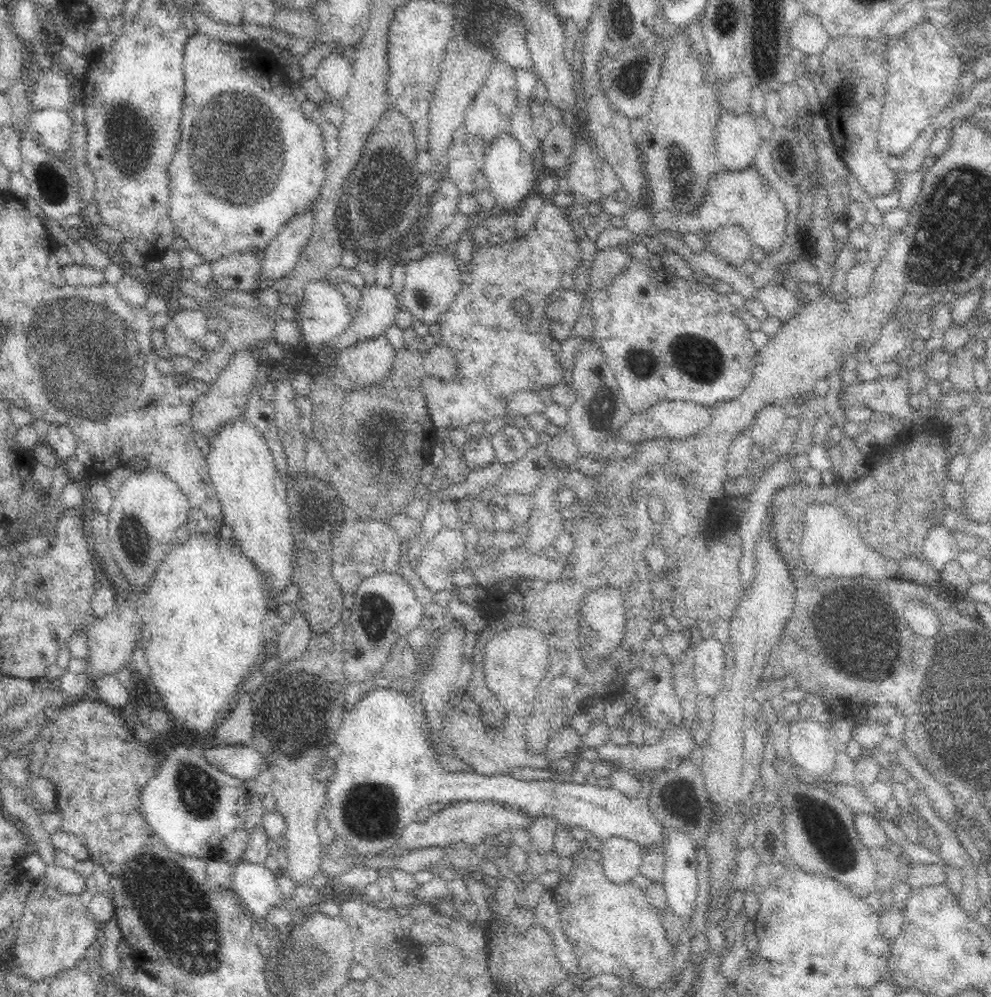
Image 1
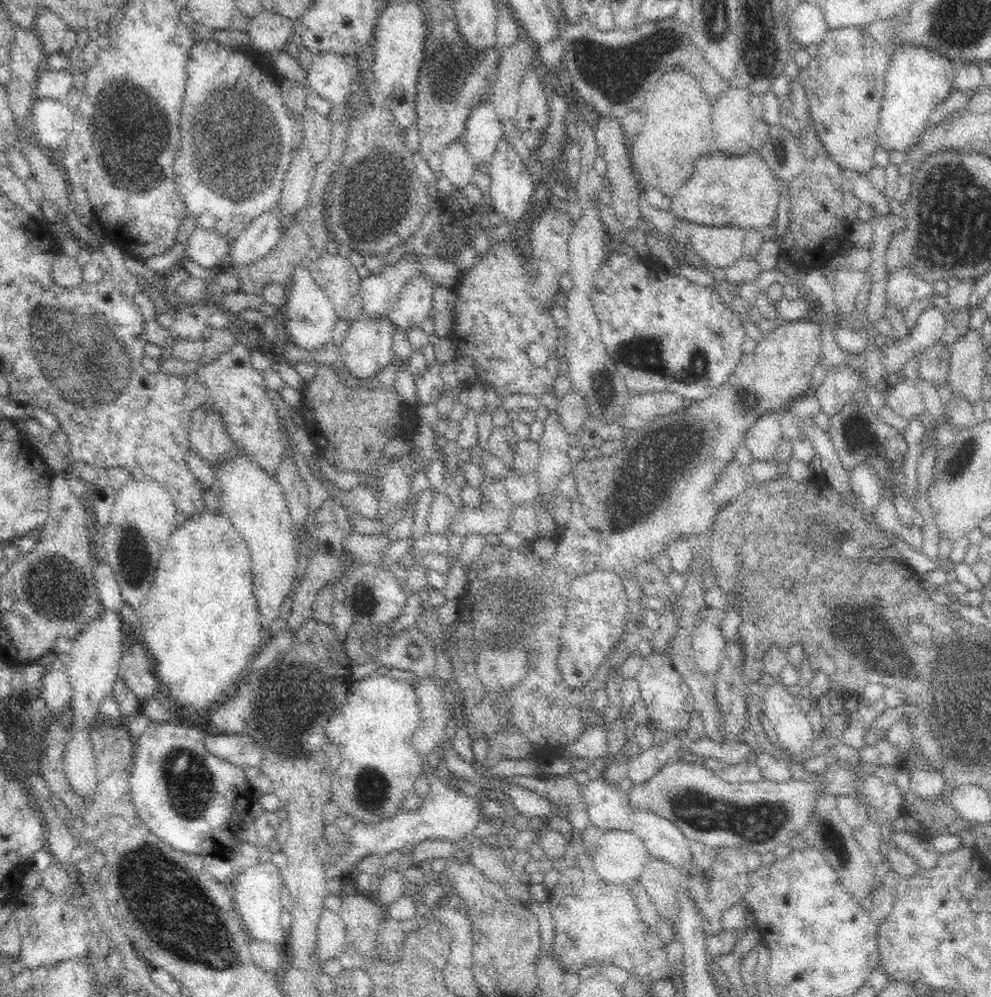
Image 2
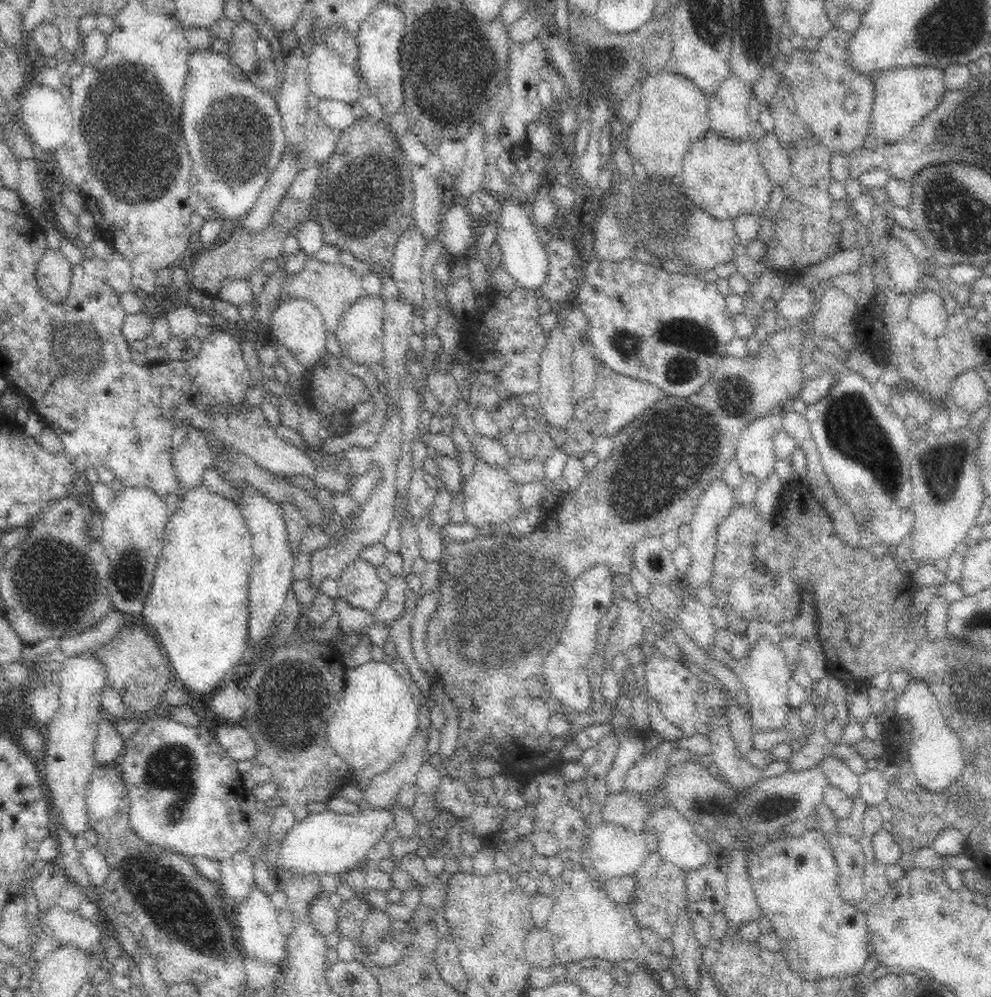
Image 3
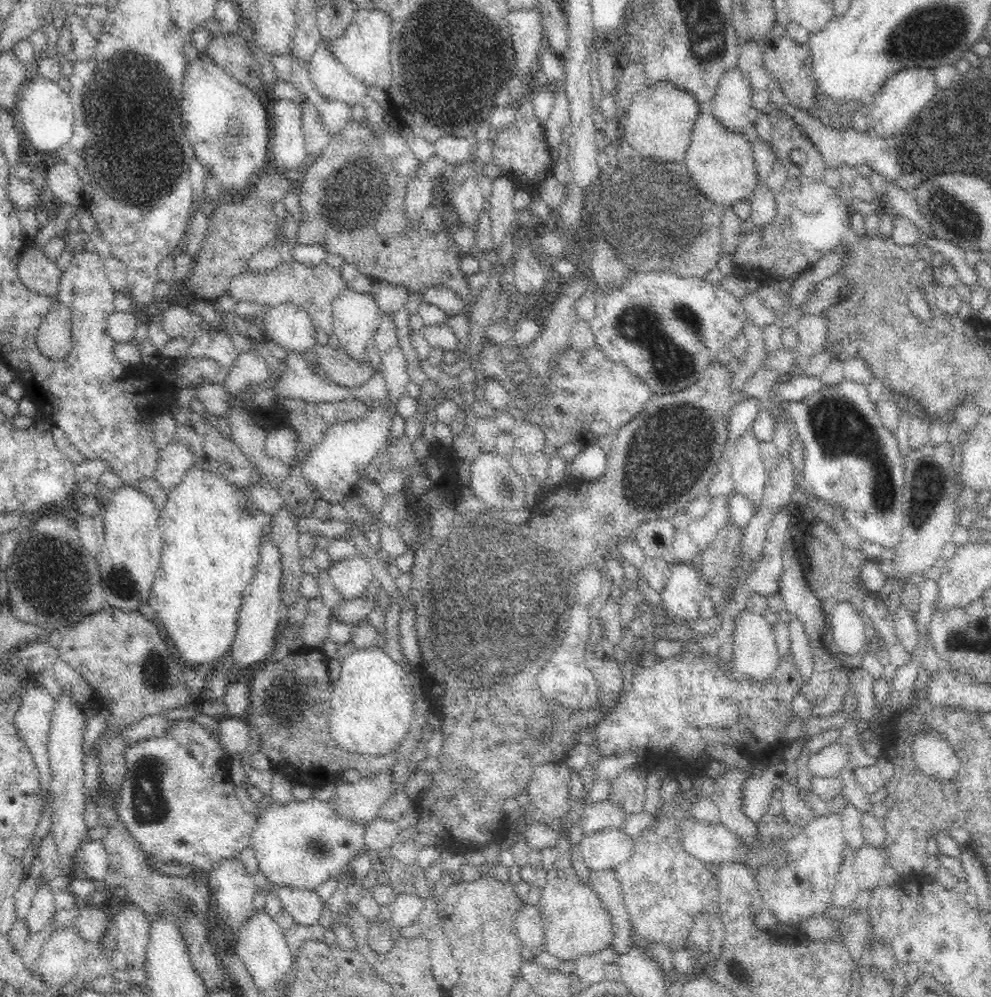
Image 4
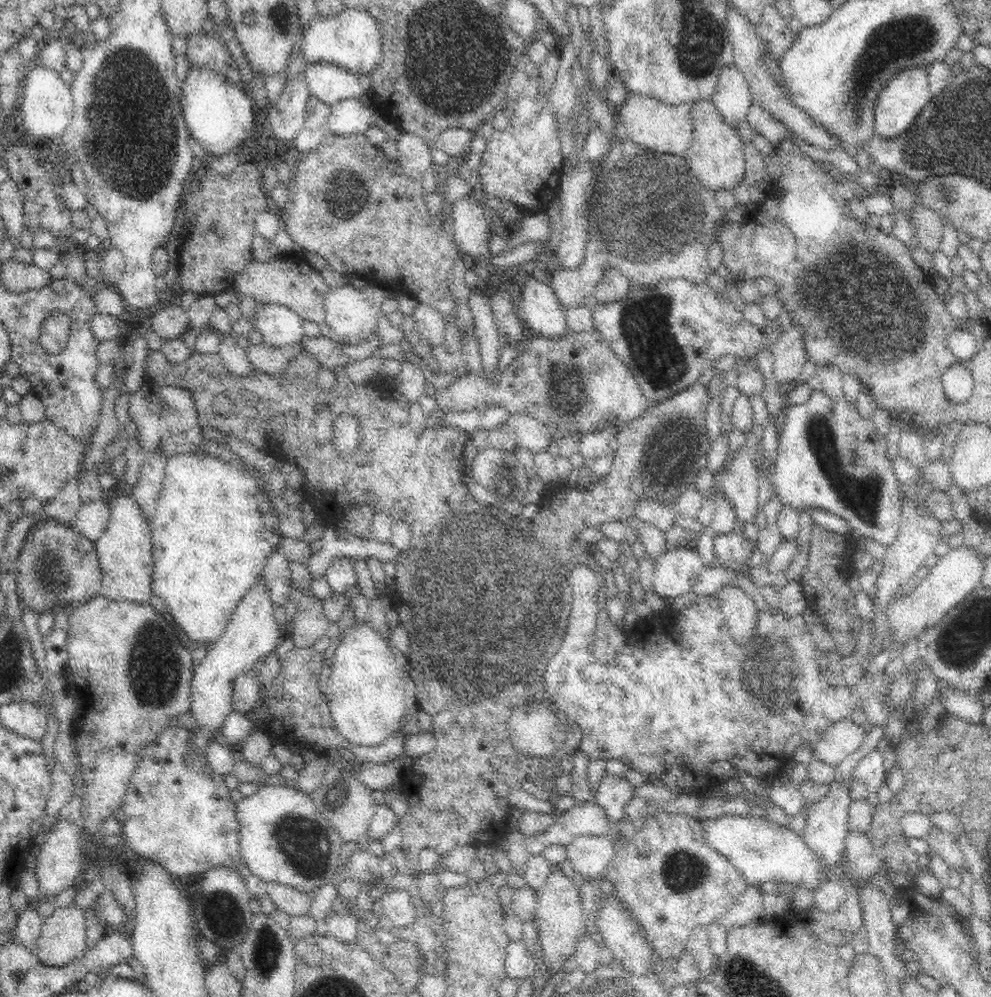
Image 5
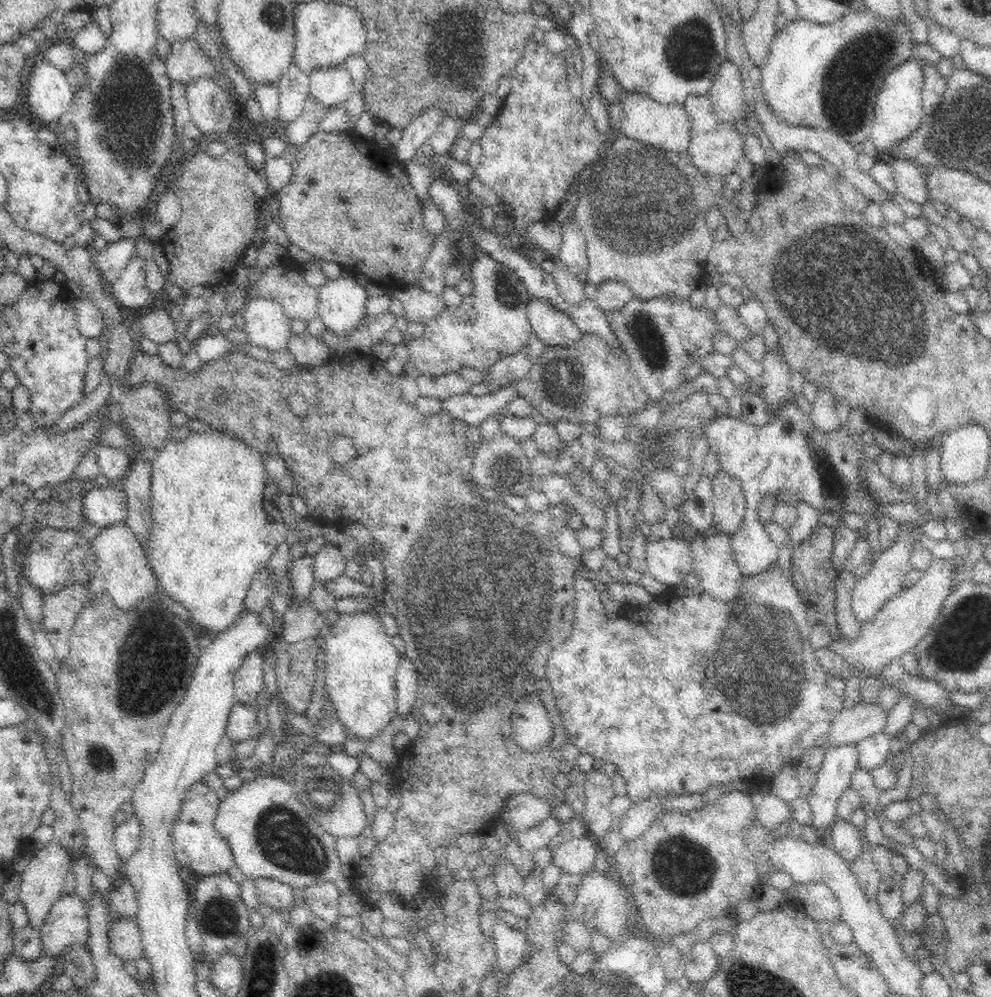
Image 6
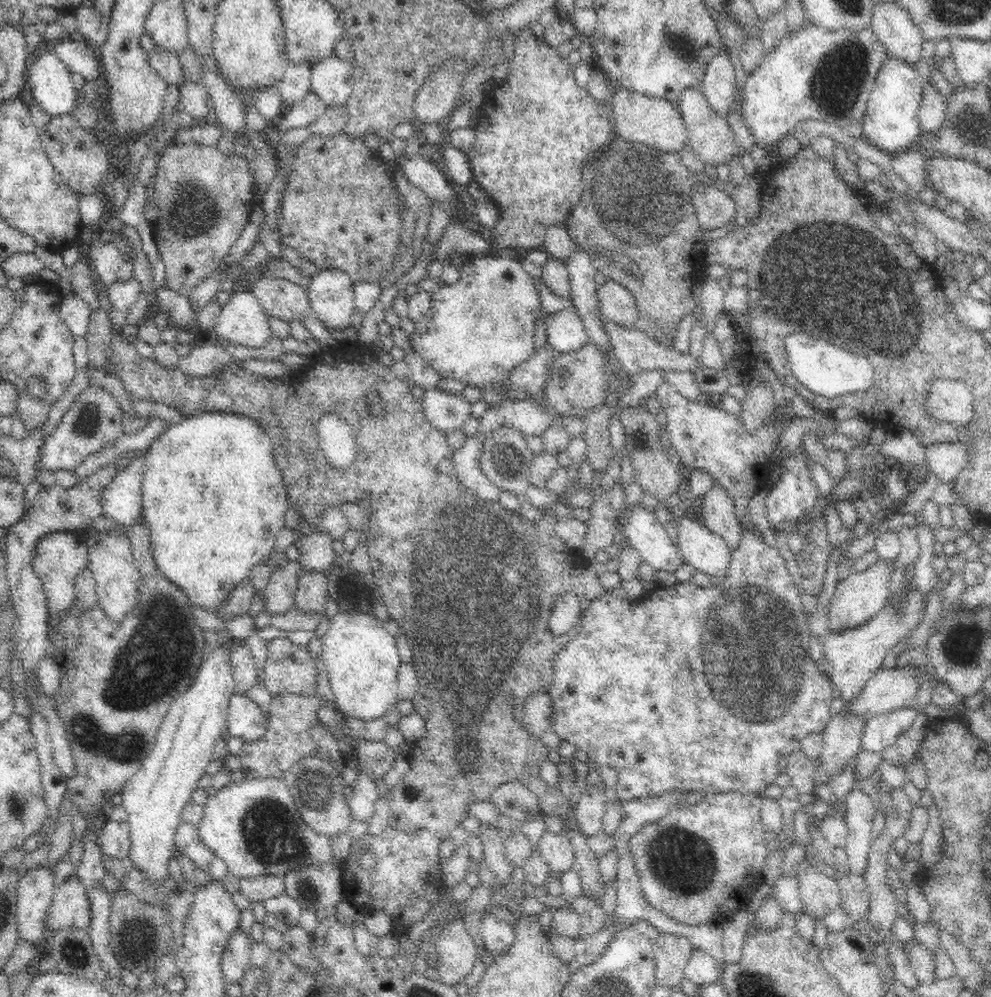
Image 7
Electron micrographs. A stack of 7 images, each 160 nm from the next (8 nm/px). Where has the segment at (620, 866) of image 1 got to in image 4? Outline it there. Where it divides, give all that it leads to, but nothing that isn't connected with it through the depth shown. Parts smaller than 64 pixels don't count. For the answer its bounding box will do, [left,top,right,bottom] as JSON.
[580,828,636,871]

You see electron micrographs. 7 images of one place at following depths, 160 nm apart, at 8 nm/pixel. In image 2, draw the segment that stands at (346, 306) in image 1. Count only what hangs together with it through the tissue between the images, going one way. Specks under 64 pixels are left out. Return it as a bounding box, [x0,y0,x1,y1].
[280,267,341,356]

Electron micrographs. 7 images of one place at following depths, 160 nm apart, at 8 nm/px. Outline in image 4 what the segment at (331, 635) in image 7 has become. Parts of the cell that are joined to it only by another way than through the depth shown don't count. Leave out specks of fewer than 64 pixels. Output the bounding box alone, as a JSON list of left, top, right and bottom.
[329,646,416,757]

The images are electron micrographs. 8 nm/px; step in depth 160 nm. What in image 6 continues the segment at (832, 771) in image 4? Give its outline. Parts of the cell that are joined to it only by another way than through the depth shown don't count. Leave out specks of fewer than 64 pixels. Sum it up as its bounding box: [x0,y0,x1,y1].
[823,700,886,748]

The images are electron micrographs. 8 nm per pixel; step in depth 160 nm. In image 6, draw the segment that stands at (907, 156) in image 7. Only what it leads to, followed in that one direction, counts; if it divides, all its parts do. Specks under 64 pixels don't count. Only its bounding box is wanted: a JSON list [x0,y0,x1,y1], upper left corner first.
[887,158,927,204]

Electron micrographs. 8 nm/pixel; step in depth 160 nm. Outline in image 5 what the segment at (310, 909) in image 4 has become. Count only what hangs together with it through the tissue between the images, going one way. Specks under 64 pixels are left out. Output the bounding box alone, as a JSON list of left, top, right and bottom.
[267,882,312,917]

